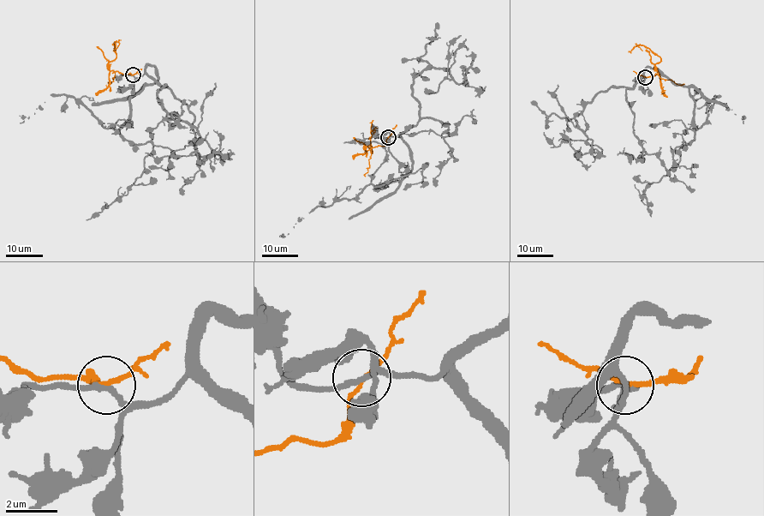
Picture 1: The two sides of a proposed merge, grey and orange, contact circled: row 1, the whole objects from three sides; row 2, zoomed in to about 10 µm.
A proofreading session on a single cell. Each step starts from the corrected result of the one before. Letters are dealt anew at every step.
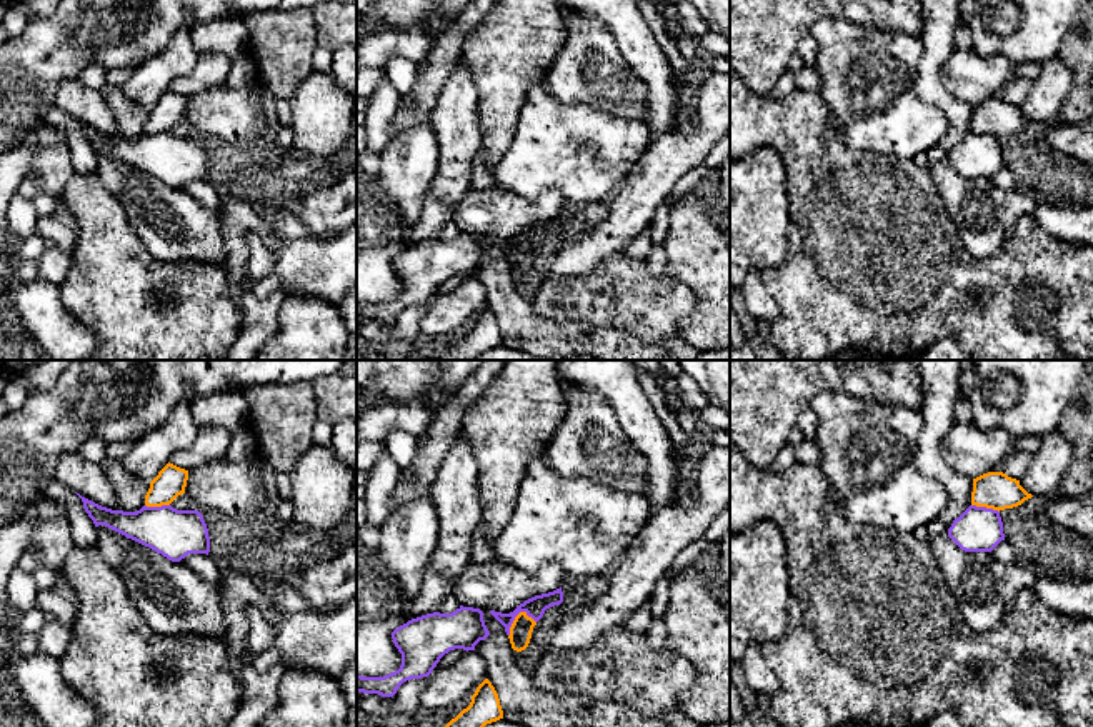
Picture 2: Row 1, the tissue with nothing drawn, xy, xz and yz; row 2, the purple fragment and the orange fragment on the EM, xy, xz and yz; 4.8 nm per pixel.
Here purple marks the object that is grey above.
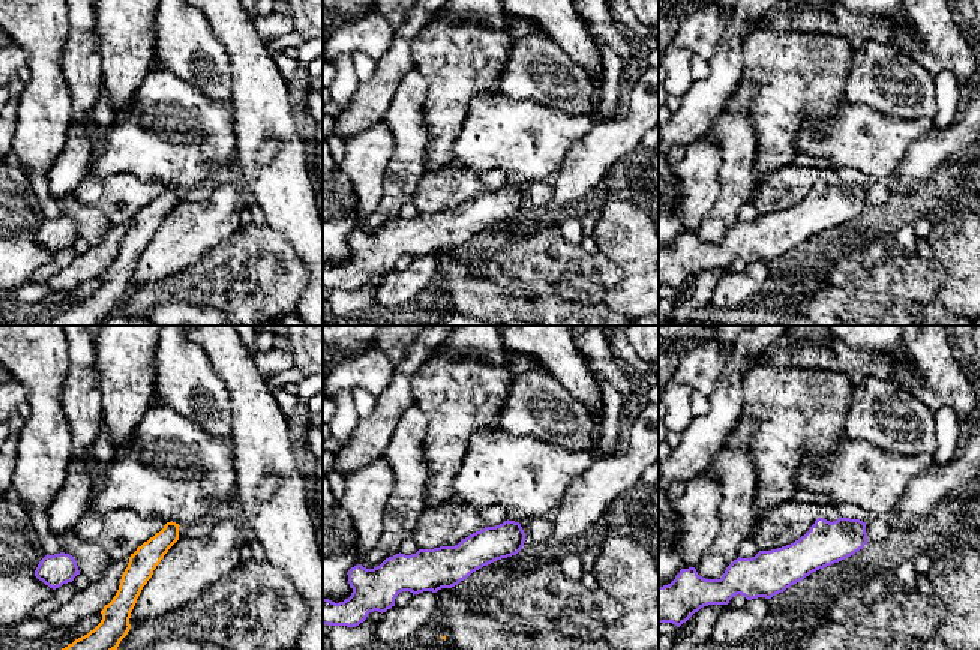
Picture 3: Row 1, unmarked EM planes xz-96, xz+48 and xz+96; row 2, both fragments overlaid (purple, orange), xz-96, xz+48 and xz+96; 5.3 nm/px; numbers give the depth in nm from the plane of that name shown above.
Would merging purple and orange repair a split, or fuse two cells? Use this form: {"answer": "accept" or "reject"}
{"answer": "reject"}

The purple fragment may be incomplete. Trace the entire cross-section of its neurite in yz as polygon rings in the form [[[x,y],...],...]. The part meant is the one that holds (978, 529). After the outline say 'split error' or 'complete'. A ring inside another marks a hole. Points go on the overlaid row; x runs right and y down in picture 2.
[[[970,505],[953,520],[948,537],[965,552],[991,552],[1005,540],[1000,512]]]; complete

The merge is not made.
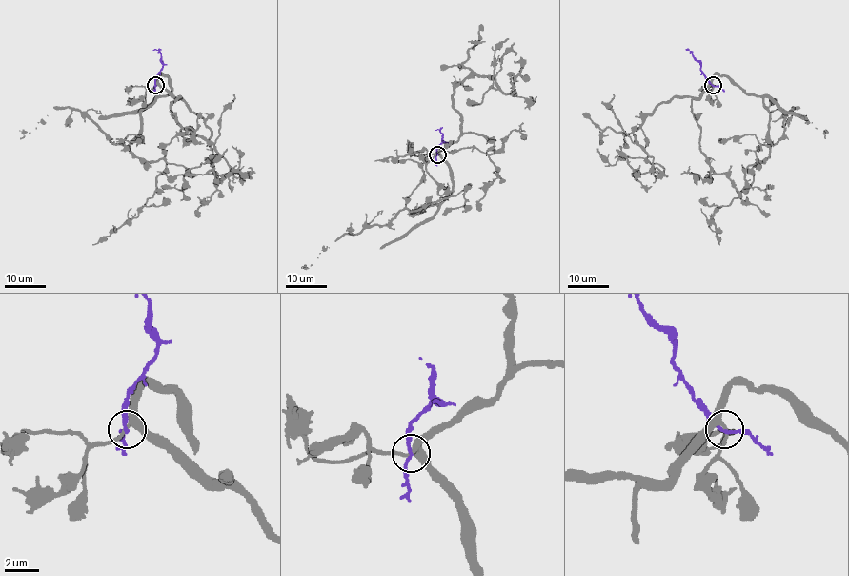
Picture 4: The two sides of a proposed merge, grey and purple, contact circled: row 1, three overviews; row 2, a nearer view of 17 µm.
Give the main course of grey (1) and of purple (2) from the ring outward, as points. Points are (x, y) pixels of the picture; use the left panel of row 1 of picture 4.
1: (155, 86), (166, 75), (171, 92), (140, 112), (130, 150), (166, 168), (136, 216), (92, 245)
2: (155, 86), (154, 77), (163, 63), (161, 54), (152, 50)

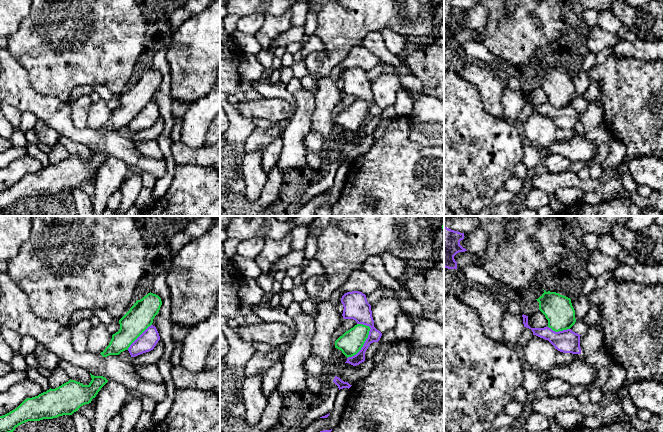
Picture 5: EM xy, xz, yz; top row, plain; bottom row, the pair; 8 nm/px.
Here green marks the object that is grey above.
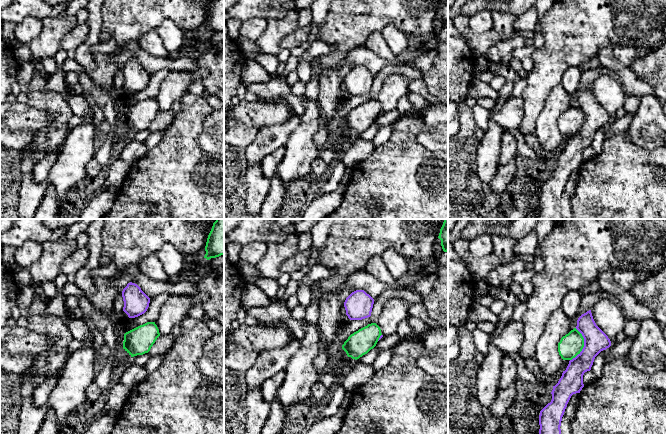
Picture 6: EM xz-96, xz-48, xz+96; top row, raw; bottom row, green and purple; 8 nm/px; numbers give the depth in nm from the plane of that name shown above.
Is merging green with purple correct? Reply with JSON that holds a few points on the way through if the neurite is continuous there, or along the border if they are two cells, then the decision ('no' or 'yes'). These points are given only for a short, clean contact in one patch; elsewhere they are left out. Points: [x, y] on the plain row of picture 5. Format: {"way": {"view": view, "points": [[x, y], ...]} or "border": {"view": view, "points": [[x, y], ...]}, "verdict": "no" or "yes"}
{"border": {"view": "xz", "points": [[368, 101], [370, 106], [363, 122], [355, 130], [347, 134]]}, "verdict": "no"}

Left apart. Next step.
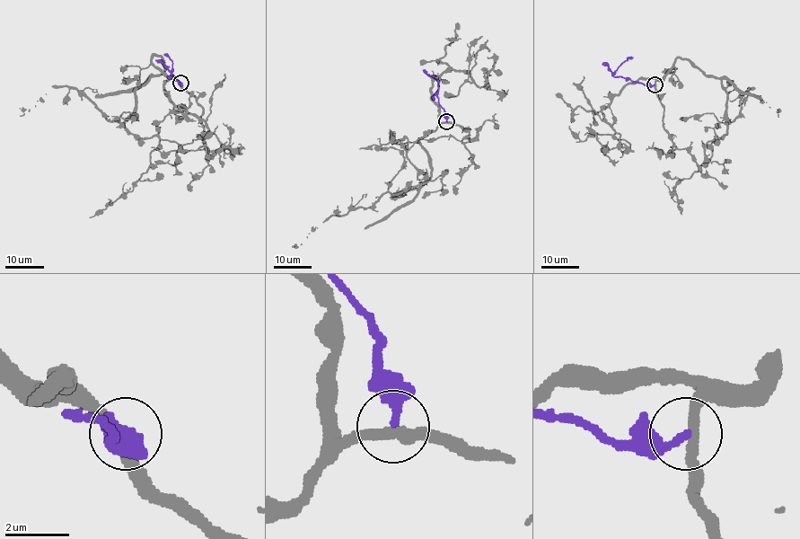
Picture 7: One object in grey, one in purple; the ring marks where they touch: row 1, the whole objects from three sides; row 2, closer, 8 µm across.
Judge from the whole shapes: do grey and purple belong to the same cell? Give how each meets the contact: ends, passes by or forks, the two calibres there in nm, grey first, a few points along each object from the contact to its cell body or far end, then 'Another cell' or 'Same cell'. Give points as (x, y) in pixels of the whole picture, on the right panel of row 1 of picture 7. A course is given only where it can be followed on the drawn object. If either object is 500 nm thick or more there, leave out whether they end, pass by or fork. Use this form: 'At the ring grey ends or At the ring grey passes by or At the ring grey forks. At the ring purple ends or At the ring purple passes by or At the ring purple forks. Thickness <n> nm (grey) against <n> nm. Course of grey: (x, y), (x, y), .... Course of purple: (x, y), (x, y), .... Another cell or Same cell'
At the ring grey passes by. At the ring purple ends. Thickness 360 nm (grey) against 260 nm. Course of grey: (654, 84), (678, 57), (719, 78), (727, 92), (727, 131), (713, 140), (711, 157), (674, 189), (681, 215). Course of purple: (654, 84), (644, 85), (613, 75), (621, 65), (633, 57). Another cell

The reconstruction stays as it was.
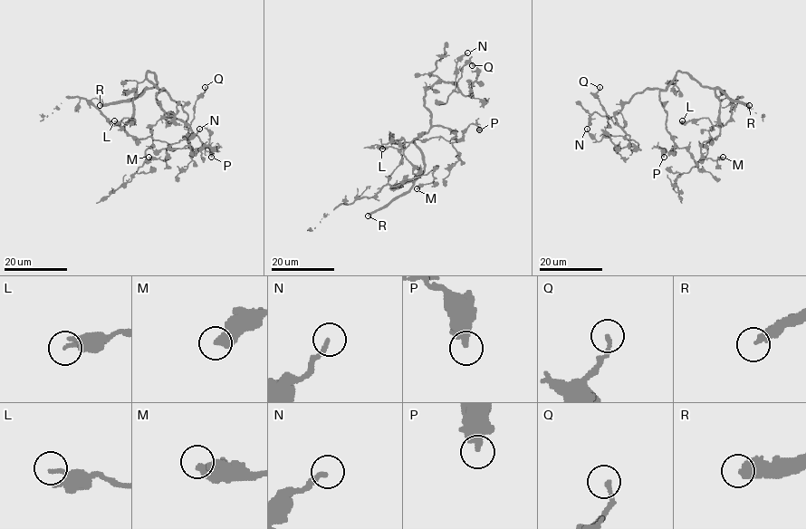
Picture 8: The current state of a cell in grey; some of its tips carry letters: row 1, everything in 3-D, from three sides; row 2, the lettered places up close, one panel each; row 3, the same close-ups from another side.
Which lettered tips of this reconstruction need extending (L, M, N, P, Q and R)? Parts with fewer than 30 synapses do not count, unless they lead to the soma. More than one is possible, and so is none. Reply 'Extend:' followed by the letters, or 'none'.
Extend: R

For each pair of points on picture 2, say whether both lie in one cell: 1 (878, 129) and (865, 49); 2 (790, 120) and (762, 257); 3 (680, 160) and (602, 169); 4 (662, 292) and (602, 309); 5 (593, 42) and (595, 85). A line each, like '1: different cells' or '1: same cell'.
1: same cell
2: different cells
3: different cells
4: same cell
5: same cell

